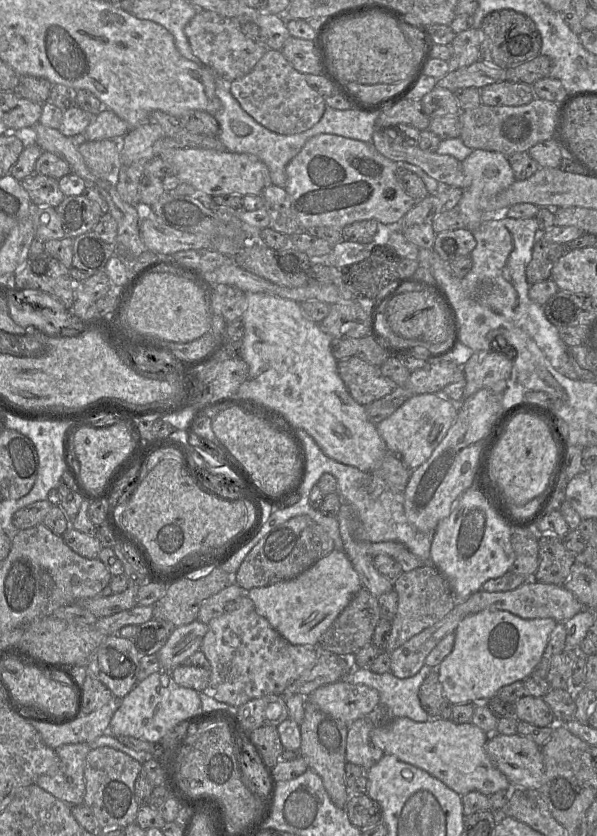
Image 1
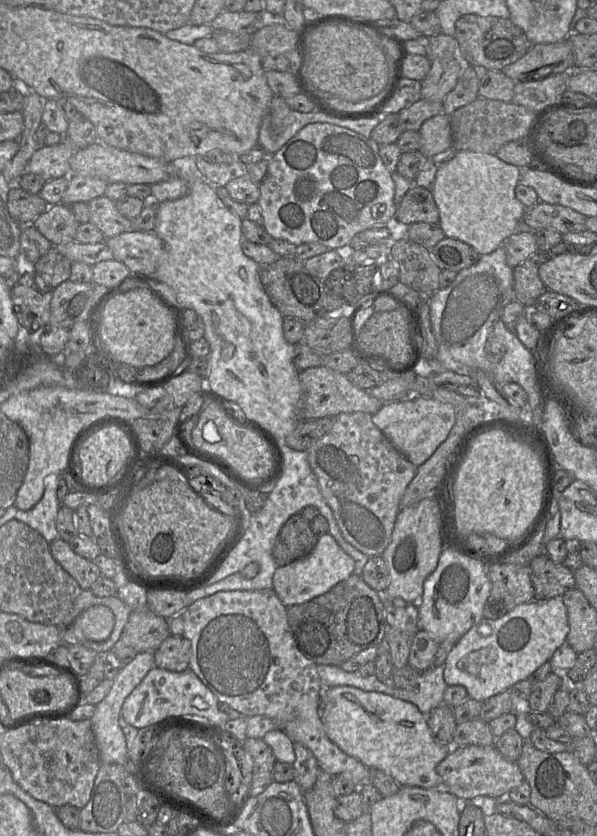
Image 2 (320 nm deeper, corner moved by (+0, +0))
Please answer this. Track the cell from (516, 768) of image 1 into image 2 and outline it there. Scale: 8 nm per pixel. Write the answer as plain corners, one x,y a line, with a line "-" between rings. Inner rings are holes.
467,745
452,747
449,754
436,766
442,788
460,799
463,805
474,798
503,799
525,780
517,762
505,759
495,745

